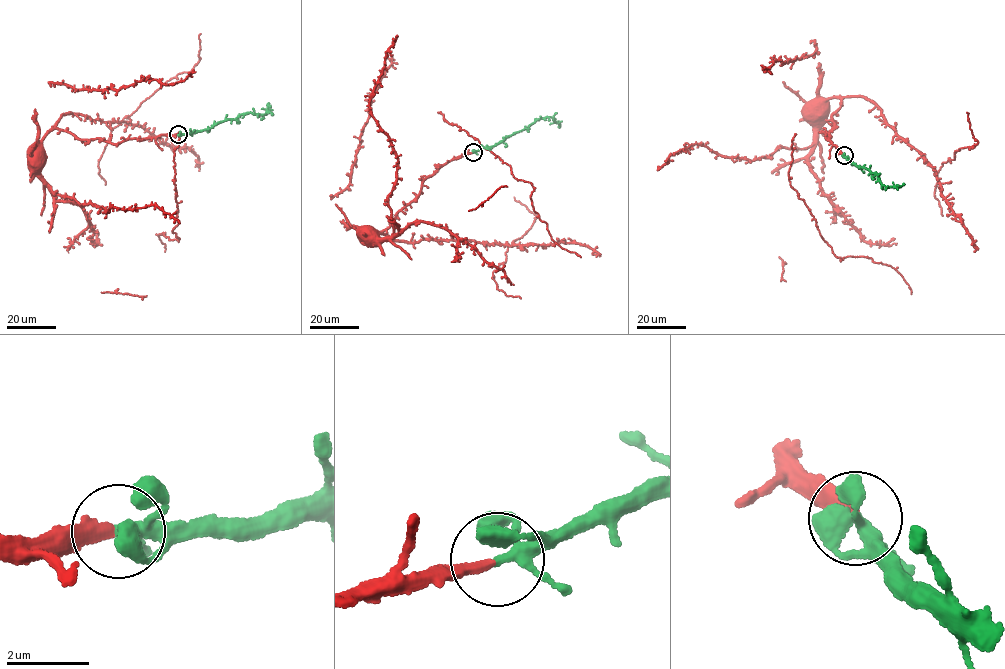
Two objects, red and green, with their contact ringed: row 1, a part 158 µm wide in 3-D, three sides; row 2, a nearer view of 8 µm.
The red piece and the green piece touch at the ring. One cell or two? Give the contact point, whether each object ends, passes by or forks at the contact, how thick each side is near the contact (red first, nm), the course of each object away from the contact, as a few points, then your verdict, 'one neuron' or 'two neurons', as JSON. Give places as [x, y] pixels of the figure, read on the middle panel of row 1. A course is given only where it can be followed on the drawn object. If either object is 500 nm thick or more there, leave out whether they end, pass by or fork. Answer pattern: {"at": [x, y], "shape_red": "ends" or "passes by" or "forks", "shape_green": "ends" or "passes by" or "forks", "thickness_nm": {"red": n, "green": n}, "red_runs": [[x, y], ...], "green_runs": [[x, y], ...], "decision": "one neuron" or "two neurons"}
{"at": [473, 152], "shape_red": "ends", "shape_green": "forks", "thickness_nm": {"red": 300, "green": 240}, "red_runs": [[473, 152], [452, 158], [423, 179], [421, 192], [396, 213], [389, 227], [369, 233], [365, 228]], "green_runs": [[473, 152], [495, 145], [540, 119], [549, 116], [559, 126]], "decision": "one neuron"}

